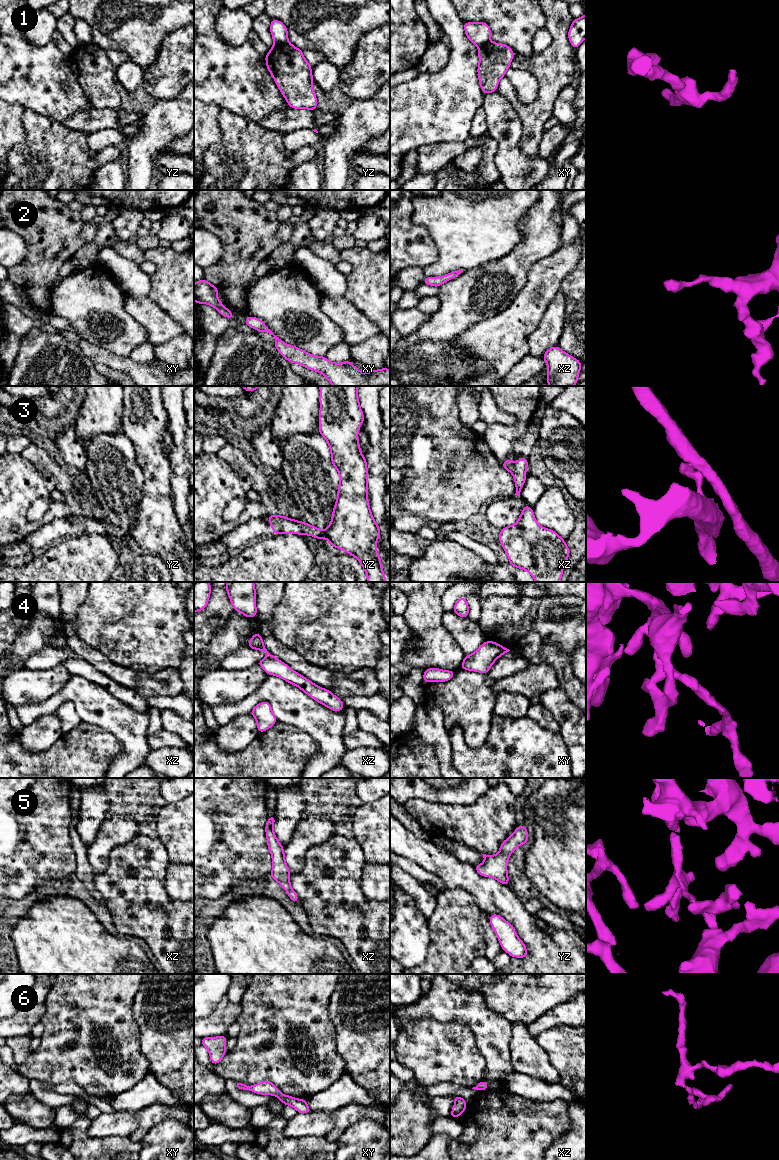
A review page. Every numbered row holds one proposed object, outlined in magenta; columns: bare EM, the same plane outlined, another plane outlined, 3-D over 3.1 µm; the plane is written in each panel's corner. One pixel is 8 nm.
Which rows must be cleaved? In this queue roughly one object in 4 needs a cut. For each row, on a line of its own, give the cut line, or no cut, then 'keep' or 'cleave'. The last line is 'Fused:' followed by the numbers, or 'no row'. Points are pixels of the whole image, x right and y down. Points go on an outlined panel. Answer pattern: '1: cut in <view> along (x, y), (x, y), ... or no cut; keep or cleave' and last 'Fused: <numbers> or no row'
1: cut in yz along (288, 42), (282, 45), (274, 45); cleave
2: no cut; keep
3: no cut; keep
4: no cut; keep
5: no cut; keep
6: no cut; keep
Fused: 1

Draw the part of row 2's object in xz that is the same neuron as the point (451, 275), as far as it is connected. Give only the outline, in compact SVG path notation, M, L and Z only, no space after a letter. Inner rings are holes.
M463 270L453 271L440 277L425 277L423 280L423 284L440 287L444 282L447 282L461 274L462 271Z

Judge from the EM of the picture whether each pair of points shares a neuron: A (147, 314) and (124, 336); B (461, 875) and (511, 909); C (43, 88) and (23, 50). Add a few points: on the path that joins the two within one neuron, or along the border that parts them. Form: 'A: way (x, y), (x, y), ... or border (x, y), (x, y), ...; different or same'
A: border (124, 304), (124, 309), (143, 327), (147, 341); different
B: way (473, 882), (491, 897), (499, 899); same
C: way (36, 79), (23, 66), (23, 59); same

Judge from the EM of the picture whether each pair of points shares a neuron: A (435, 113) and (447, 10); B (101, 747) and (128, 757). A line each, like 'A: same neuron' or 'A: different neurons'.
A: same neuron
B: different neurons

